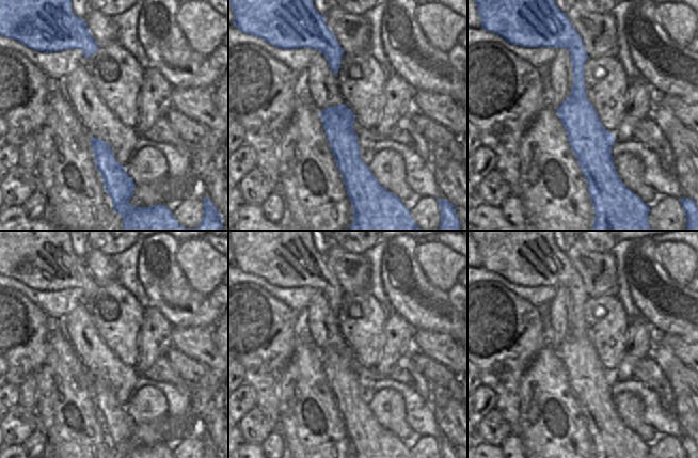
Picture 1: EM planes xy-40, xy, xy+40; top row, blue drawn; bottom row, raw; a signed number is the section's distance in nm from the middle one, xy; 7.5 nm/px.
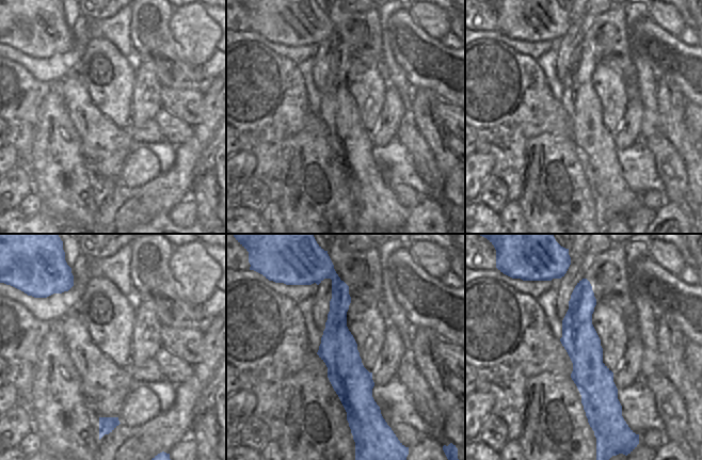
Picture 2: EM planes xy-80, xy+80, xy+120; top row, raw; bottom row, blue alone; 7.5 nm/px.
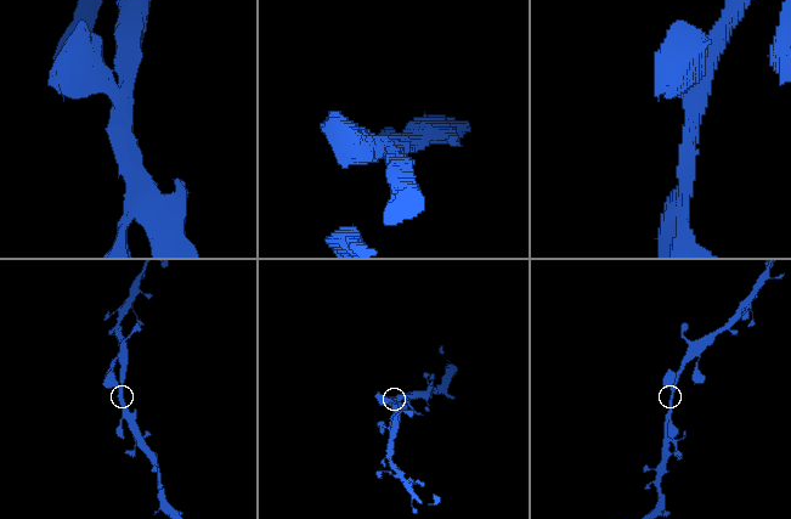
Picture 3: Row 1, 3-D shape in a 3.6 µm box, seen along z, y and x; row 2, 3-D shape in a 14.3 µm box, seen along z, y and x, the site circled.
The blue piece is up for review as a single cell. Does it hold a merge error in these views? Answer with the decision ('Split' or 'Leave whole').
Leave whole

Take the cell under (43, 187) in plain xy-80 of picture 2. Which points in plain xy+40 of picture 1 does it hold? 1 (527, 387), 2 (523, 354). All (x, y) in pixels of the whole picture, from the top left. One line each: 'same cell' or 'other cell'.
1: same cell
2: other cell

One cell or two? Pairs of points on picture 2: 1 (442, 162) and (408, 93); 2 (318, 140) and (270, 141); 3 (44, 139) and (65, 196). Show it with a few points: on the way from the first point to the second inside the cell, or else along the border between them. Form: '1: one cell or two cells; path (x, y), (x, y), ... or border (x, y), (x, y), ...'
1: two cells; border (417, 89), (411, 105), (412, 117), (410, 120)
2: two cells; border (303, 127), (283, 141), (281, 165)
3: one cell; path (56, 153), (58, 176), (61, 183)

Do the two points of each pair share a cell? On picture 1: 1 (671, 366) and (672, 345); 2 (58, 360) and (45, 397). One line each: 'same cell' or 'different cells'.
1: different cells
2: same cell

